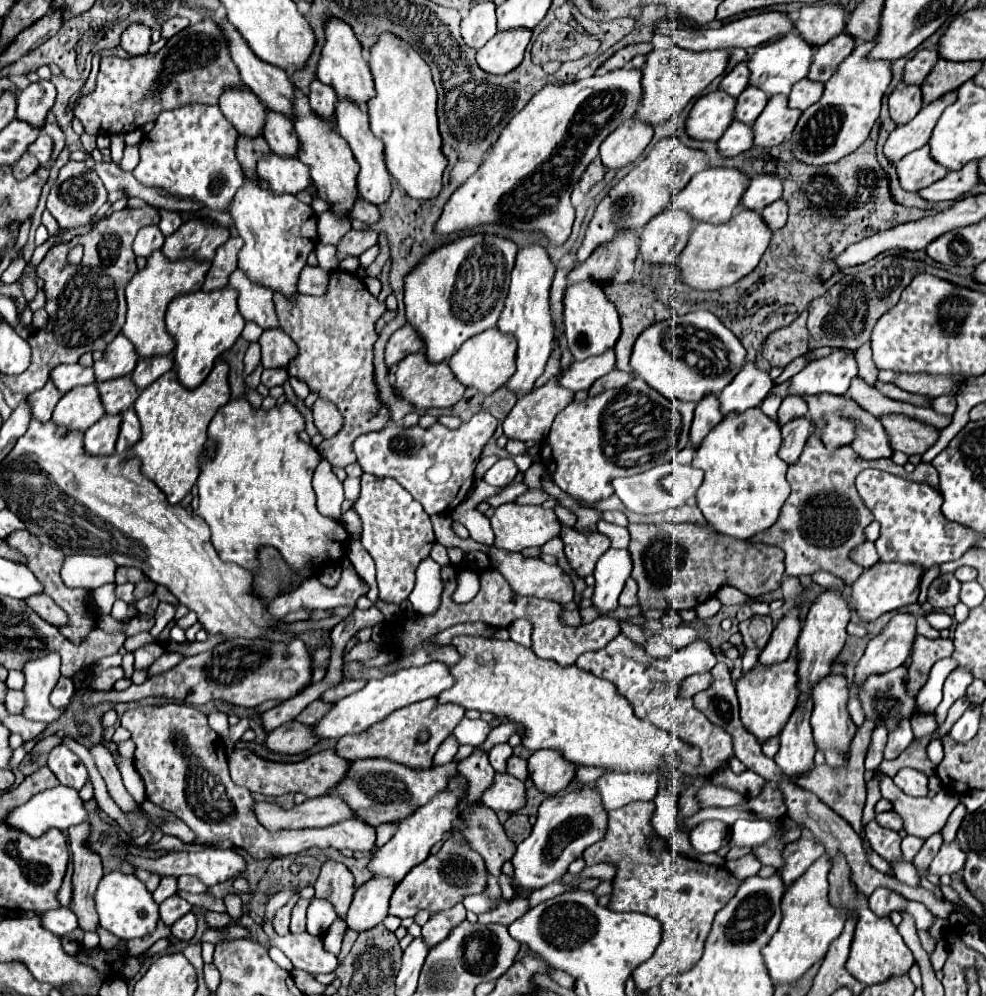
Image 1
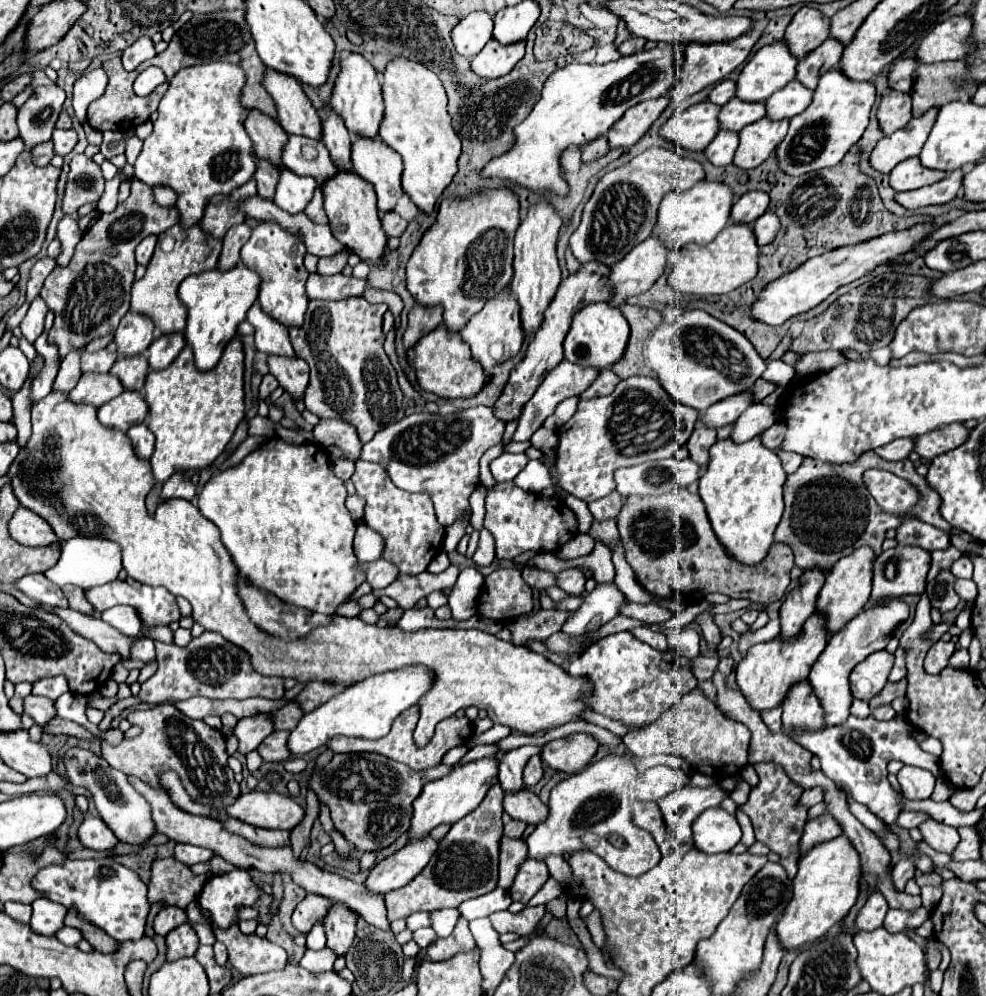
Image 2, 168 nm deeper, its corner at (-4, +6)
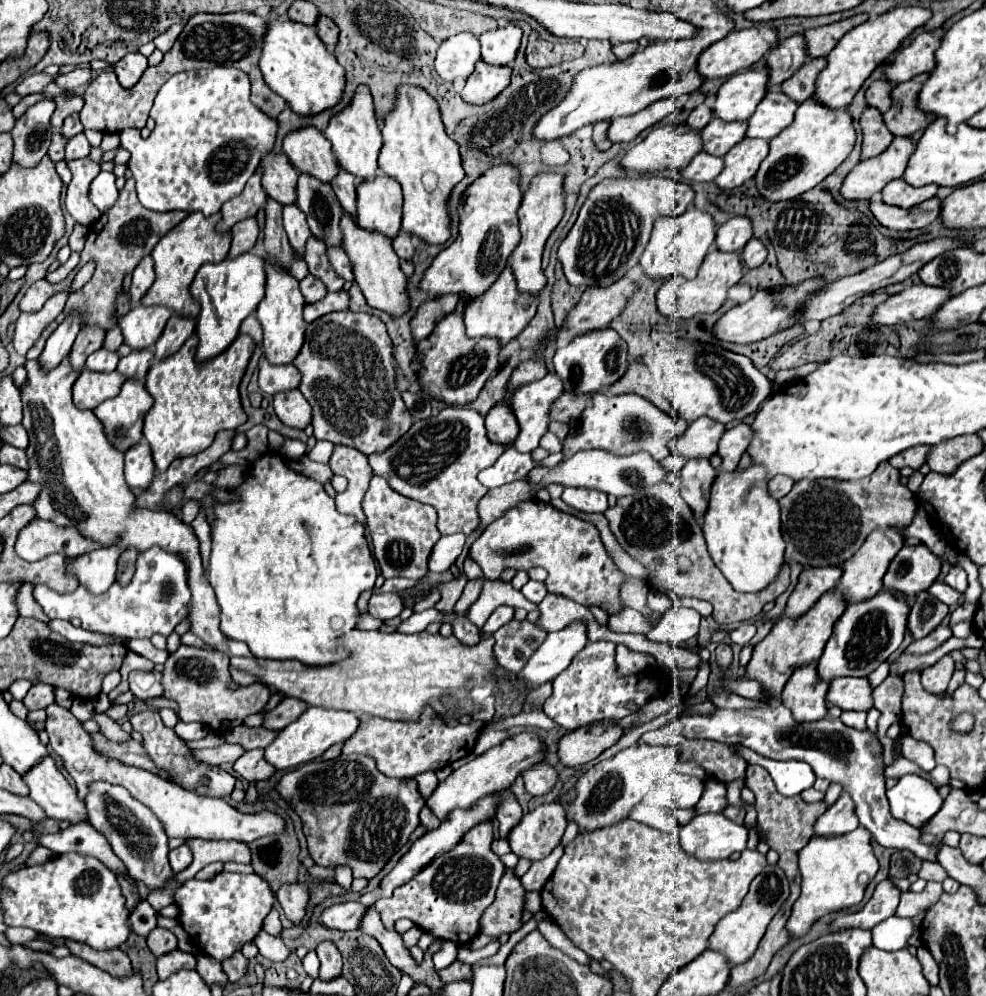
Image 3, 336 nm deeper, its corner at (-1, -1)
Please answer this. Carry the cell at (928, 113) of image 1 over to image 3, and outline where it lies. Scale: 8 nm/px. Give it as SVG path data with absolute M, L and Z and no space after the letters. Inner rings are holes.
M894 138L888 150L872 160L858 162L844 178L840 194L846 200L870 200L890 180L902 178L906 162L916 144L910 138Z

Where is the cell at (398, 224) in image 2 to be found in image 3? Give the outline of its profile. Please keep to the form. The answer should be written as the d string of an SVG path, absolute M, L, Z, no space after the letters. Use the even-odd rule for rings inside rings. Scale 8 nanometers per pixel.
M404 230L392 240L392 246L394 246L394 250L396 250L396 254L398 254L400 260L412 260L412 256L414 256L414 246L412 246L412 242L410 242L410 236L408 236Z

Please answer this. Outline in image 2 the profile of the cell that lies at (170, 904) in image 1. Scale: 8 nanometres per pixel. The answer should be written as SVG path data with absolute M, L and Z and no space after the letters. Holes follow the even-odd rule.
M163 907L161 909L161 913L155 917L155 933L157 935L167 935L171 929L175 929L175 927L179 927L179 925L183 925L187 921L187 913L185 913L185 909L181 909L181 907Z

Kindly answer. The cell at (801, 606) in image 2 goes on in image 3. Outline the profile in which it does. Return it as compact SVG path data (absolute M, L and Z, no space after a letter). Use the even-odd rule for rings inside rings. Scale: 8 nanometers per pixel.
M822 566L822 568L804 568L798 584L788 600L788 606L784 610L784 616L788 618L800 618L804 612L810 610L812 604L816 604L816 600L836 588L838 580L842 576L842 568L840 566Z

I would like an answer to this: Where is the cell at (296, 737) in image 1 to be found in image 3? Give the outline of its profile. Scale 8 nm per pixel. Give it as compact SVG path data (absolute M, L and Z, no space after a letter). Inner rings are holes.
M250 750L250 752L244 752L234 762L234 772L244 780L252 782L252 780L268 780L276 772L276 768L272 768L264 760L264 750Z

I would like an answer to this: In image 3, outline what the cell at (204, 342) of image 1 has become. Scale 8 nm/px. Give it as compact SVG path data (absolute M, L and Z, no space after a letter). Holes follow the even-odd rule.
M250 252L240 254L236 258L226 258L218 264L204 264L192 286L192 296L200 302L200 314L196 318L196 334L200 338L196 360L204 362L220 352L224 352L240 334L242 320L256 310L260 300L264 298L264 284L266 284L266 270L264 270L264 258L258 258Z

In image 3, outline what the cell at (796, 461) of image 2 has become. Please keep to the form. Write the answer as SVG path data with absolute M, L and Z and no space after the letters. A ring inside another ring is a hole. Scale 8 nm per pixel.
M776 476L776 478L772 478L770 482L768 482L768 494L772 496L772 498L776 498L776 500L780 500L780 498L784 498L788 492L790 492L790 488L792 488L792 480L790 478L786 478L786 476Z

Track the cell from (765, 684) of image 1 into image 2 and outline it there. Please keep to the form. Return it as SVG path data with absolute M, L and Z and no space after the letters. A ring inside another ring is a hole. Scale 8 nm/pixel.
M813 613L793 639L781 641L779 637L775 637L769 643L751 647L743 657L743 661L737 665L737 687L741 689L743 697L755 711L779 707L787 697L789 689L795 683L807 679L811 665L817 661L825 645L827 645L827 635L823 629L823 617L819 613Z

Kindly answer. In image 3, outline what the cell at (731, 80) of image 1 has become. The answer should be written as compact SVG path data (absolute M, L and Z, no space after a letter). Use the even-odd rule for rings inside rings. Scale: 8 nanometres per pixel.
M700 104L698 108L694 108L690 112L690 116L686 120L686 126L690 130L702 130L708 124L708 120L712 120L712 110L710 110L708 104Z

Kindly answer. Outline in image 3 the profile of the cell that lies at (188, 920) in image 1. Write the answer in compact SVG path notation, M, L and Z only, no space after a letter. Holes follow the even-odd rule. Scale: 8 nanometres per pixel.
M174 950L170 954L164 954L158 958L158 976L160 980L166 980L170 974L178 970L194 970L196 968L196 958L192 954L184 954L180 950Z

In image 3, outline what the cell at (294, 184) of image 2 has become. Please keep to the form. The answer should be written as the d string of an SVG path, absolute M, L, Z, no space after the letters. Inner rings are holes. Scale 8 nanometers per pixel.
M284 206L284 230L288 234L288 242L300 258L304 256L306 242L310 238L310 228L304 220L304 212L298 206Z

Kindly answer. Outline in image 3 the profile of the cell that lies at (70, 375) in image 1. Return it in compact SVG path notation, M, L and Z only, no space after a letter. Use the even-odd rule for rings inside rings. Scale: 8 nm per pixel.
M100 348L100 350L96 350L94 354L88 356L86 368L88 368L88 370L94 370L94 372L112 372L112 370L116 370L118 360L120 360L118 352Z

